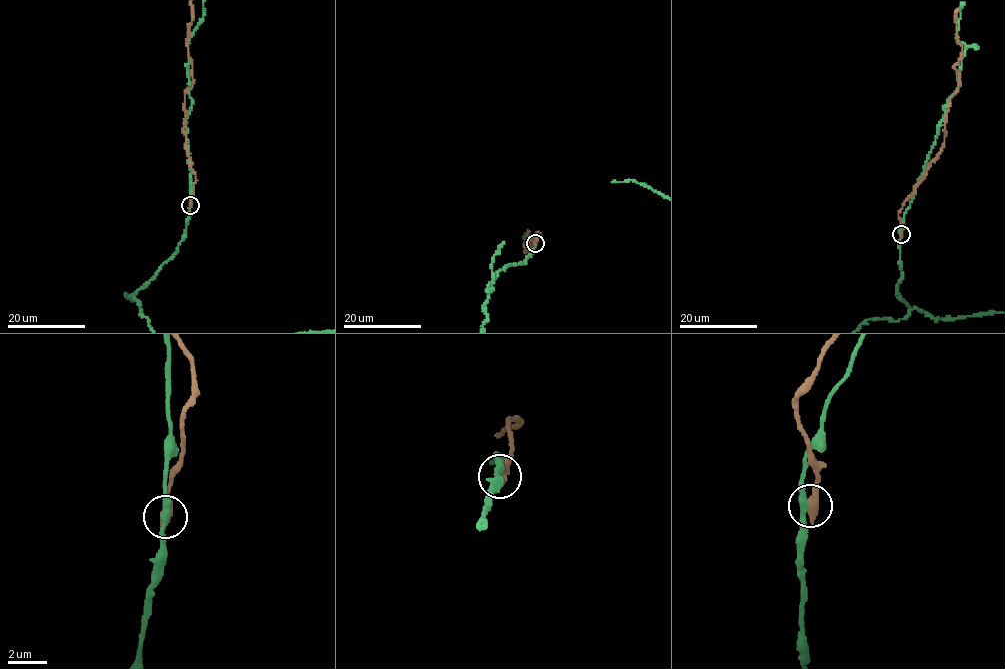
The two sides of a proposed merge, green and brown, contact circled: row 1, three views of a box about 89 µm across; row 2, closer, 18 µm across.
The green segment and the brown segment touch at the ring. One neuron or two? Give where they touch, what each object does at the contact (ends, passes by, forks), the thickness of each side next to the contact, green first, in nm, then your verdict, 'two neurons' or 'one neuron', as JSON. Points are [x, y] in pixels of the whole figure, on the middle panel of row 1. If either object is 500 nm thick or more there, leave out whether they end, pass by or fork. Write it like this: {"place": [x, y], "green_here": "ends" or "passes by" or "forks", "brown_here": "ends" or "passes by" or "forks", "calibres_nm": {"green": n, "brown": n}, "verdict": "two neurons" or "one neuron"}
{"place": [535, 243], "calibres_nm": {"green": 320, "brown": 550}, "verdict": "two neurons"}

